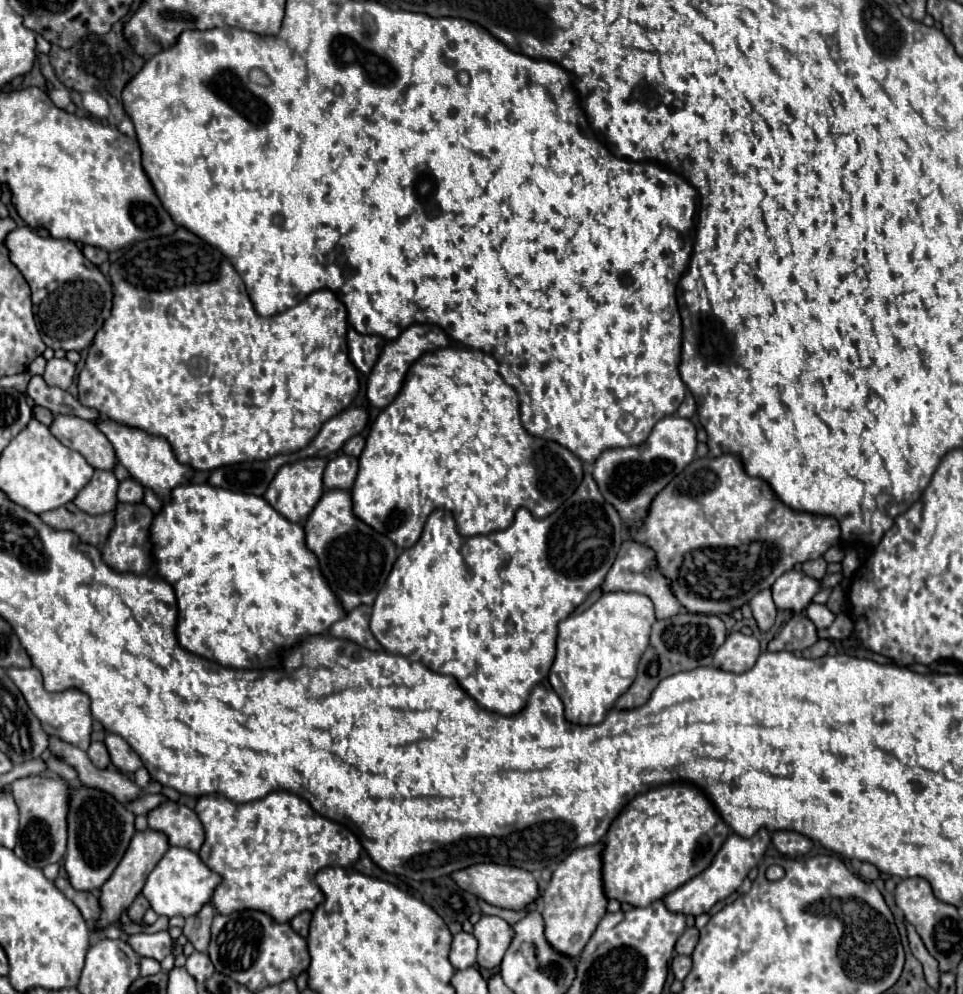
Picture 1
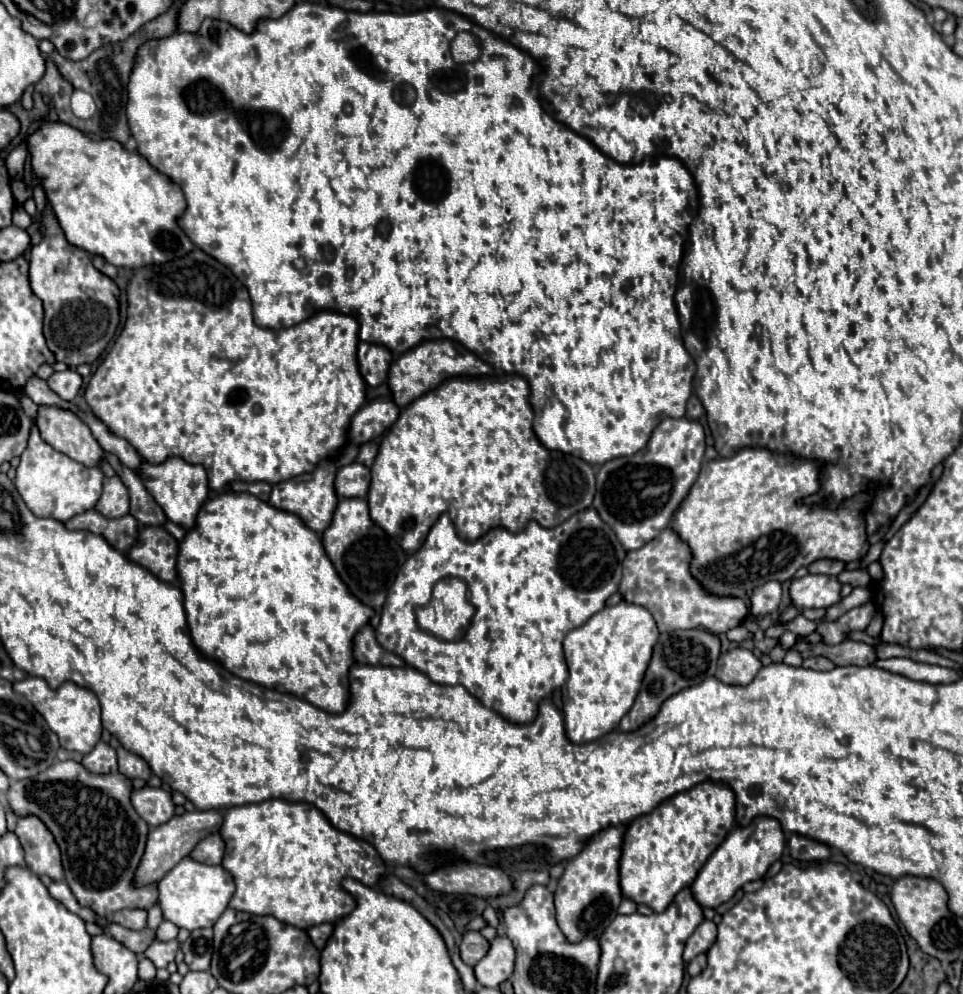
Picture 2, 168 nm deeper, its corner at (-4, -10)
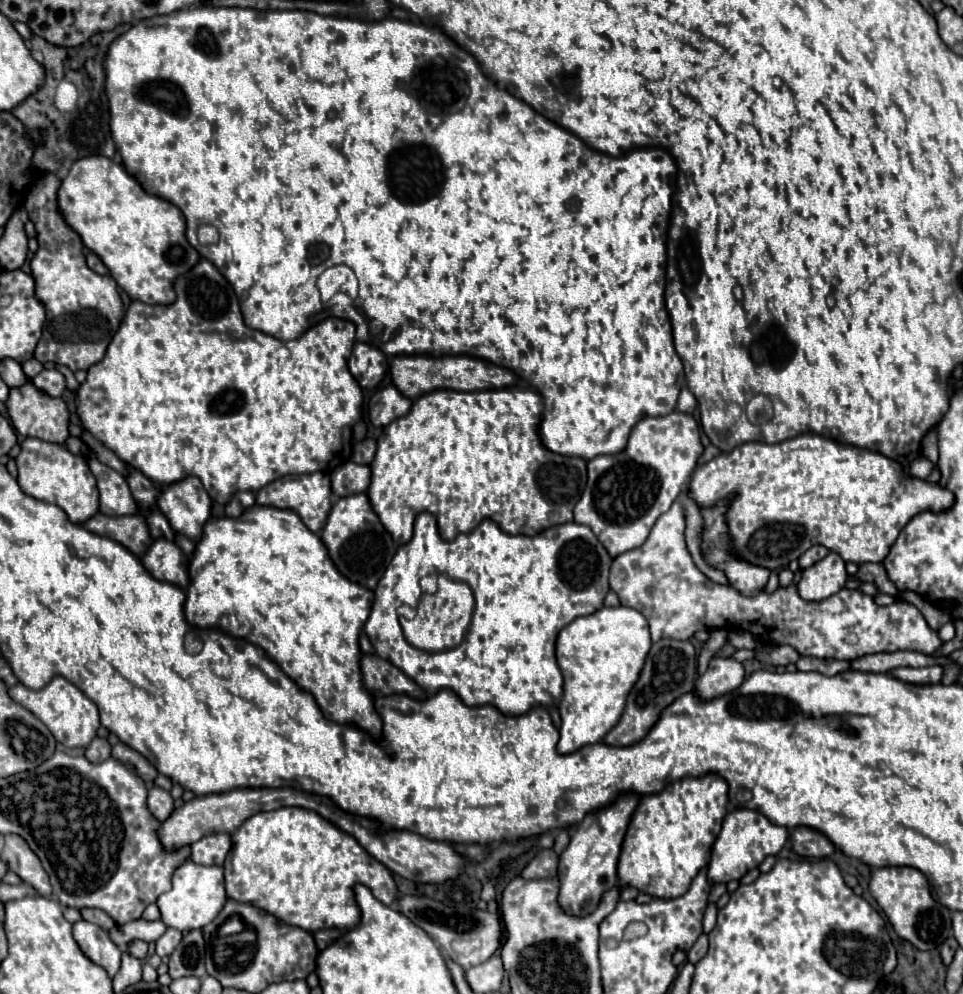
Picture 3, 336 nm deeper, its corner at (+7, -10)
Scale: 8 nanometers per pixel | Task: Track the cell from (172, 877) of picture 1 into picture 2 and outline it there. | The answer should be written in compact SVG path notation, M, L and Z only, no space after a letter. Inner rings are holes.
M183 858L171 872L167 872L157 882L157 890L159 890L157 904L163 910L163 918L179 928L197 930L197 928L211 928L221 916L221 912L225 912L235 892L235 882L231 874L225 872L221 866L209 866L195 862L191 858Z

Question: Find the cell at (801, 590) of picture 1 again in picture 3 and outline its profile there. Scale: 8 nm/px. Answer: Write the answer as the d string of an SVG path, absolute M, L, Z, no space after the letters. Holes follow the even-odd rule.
M830 552L826 558L804 570L802 580L798 584L798 592L804 600L818 602L842 590L846 580L846 562L836 552Z

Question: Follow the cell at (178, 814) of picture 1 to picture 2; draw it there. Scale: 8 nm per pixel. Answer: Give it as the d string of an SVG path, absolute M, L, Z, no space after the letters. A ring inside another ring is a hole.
M213 832L213 834L205 836L205 840L197 842L197 846L189 854L189 858L203 862L203 864L219 864L223 858L223 850L225 850L225 844L223 844L221 836L217 832Z

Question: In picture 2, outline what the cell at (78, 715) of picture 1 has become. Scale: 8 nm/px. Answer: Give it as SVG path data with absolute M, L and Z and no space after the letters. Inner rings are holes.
M33 676L15 682L13 688L19 694L23 694L33 704L33 708L37 708L37 712L45 718L49 728L59 736L61 748L75 750L85 756L99 742L99 738L101 738L101 708L99 708L97 696L91 690L81 688L73 682L65 682L65 684L61 684L61 688L51 690L43 678L33 678Z

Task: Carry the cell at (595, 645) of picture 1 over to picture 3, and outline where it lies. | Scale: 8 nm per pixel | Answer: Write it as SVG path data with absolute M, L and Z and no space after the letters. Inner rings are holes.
M626 606L600 608L590 616L576 618L558 634L556 658L564 674L564 698L558 706L562 716L558 752L570 754L586 744L602 742L618 724L626 696L636 684L652 640L646 618Z

